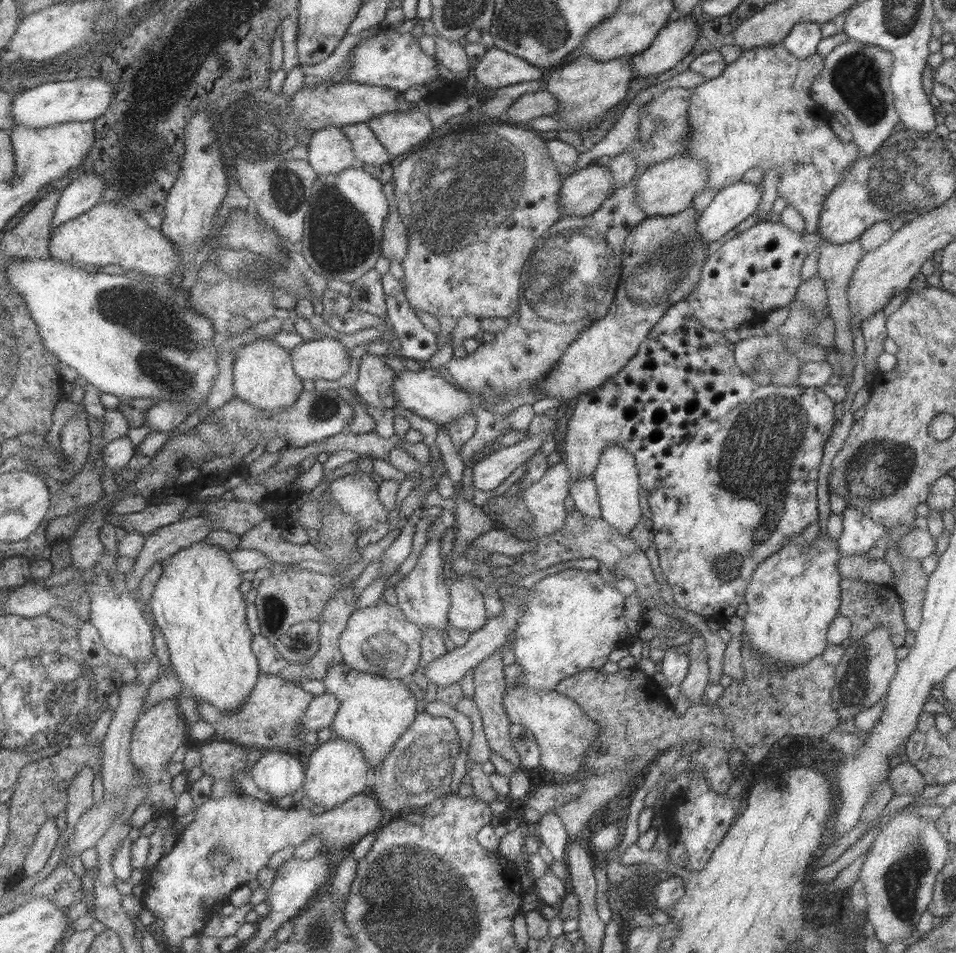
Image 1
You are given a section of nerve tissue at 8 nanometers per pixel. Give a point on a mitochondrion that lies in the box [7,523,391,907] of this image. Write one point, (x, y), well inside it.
(52, 685)

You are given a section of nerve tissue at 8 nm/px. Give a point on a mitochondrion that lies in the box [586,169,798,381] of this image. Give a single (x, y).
(669, 265)

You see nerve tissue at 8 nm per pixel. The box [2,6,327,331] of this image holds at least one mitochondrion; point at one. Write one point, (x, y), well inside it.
(256, 123)

